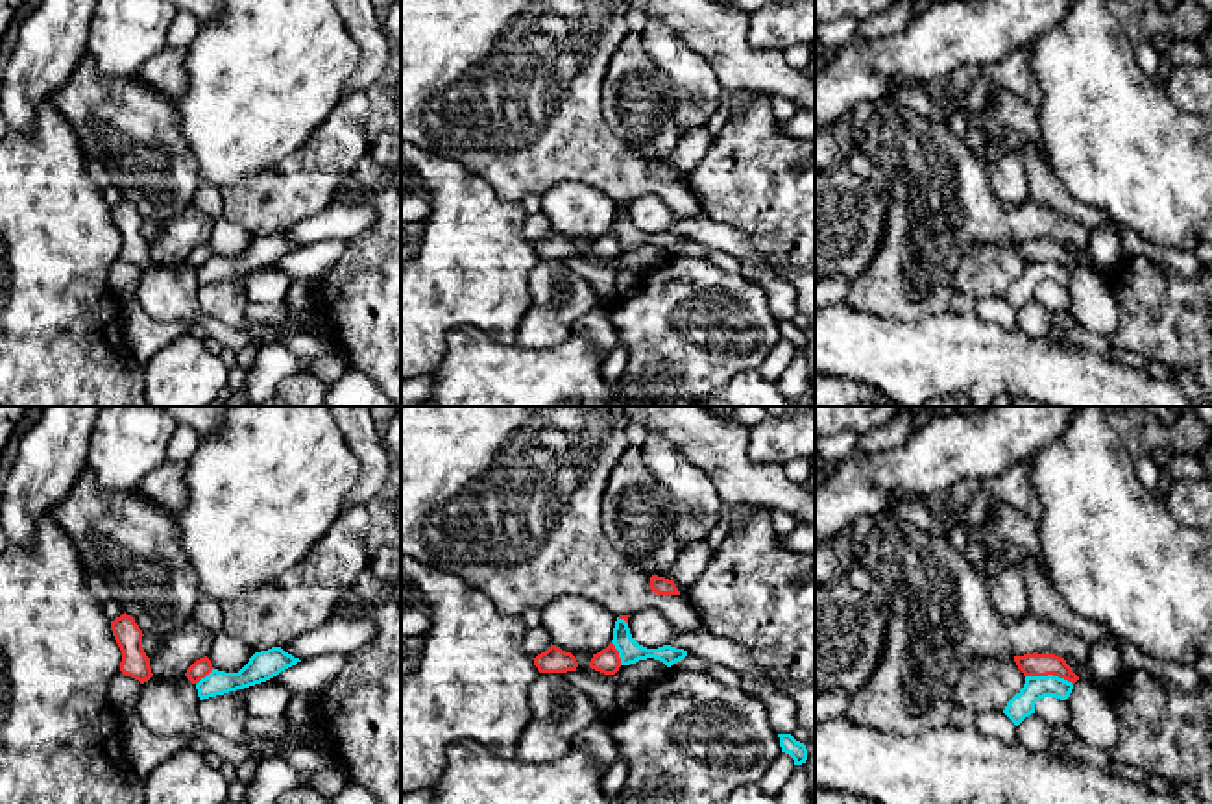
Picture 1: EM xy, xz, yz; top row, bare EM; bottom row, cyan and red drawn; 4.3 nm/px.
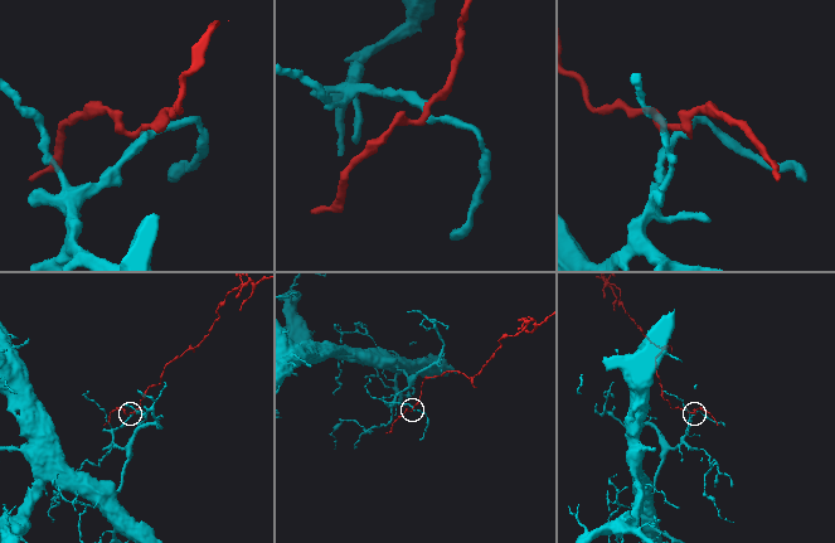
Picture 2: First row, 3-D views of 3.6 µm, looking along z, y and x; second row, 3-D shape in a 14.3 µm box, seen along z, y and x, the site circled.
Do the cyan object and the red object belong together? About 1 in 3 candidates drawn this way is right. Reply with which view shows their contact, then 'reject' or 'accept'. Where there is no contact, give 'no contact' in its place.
yz | reject

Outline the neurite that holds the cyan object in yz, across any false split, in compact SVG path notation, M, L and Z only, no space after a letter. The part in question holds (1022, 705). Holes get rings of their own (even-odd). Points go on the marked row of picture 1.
M1048 675L1048 676L1025 676L1024 688L1007 702L1003 713L1018 726L1025 717L1035 713L1035 704L1044 697L1055 697L1066 700L1073 689L1073 684Z

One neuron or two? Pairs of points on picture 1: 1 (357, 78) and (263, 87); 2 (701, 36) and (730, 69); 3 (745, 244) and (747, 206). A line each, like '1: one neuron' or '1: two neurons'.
1: two neurons
2: one neuron
3: two neurons

